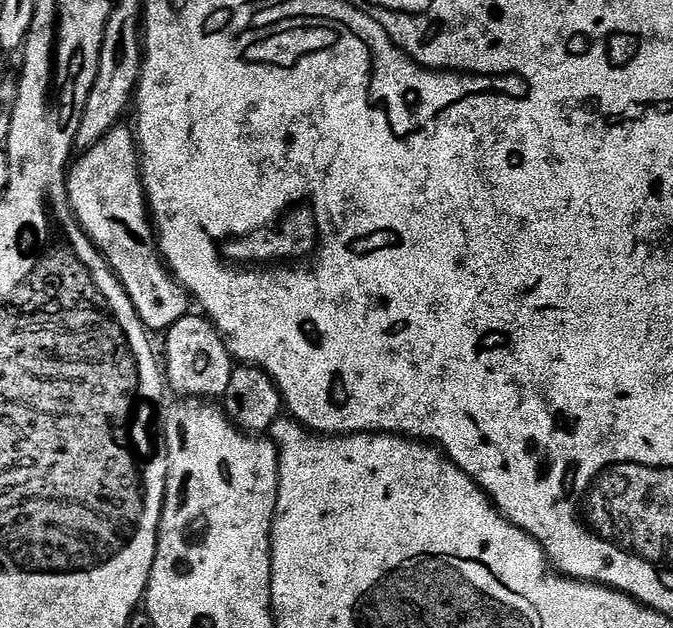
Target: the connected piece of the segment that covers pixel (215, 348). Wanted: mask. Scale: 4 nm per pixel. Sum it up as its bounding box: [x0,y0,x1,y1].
[162,314,234,398]

